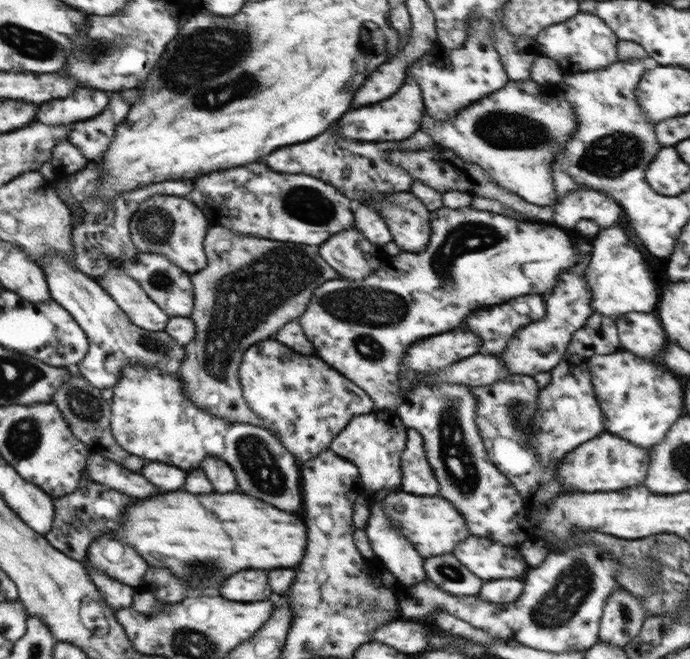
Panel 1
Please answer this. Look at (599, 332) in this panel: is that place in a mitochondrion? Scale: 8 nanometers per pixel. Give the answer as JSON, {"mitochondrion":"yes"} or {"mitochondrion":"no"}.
{"mitochondrion":"no"}

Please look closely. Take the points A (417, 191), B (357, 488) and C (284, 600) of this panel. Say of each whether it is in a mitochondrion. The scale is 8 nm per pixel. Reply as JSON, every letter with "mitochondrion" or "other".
{"A":"other","B":"other","C":"other"}

